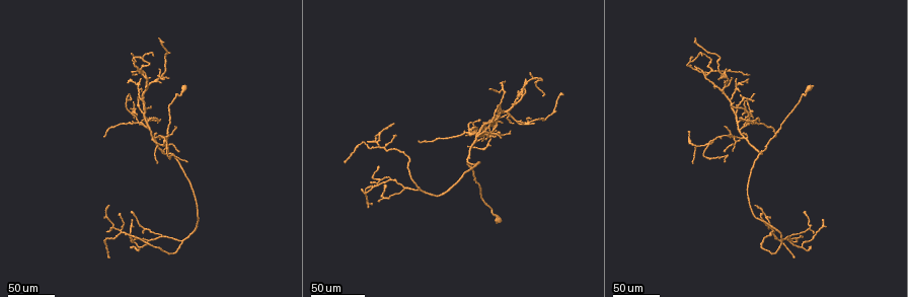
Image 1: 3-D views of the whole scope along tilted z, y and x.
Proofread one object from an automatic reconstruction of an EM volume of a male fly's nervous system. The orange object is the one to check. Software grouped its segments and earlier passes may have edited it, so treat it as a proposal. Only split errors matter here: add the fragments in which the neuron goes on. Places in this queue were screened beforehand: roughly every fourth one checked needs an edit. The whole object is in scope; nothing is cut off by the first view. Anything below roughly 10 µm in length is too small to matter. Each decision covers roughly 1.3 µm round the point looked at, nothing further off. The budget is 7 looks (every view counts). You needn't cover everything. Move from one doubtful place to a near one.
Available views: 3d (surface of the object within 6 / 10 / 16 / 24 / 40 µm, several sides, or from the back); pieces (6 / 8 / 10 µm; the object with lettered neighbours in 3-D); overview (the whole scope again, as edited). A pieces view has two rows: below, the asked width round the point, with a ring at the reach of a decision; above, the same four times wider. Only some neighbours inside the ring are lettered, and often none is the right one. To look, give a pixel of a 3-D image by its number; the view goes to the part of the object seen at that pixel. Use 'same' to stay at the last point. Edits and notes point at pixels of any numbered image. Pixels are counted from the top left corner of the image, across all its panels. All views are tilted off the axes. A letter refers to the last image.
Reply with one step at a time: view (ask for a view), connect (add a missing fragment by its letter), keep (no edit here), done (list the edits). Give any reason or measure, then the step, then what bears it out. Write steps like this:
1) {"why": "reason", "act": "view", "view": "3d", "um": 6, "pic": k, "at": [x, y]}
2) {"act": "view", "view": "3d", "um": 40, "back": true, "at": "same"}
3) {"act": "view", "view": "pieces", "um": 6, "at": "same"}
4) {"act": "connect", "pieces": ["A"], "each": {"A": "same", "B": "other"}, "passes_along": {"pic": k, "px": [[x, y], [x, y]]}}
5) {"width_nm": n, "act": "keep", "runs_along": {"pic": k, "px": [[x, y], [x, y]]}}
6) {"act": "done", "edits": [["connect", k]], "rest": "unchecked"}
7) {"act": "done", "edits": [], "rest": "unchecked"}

{"why": "an open end", "act": "view", "view": "3d", "um": 40, "pic": 1, "at": [142, 79]}

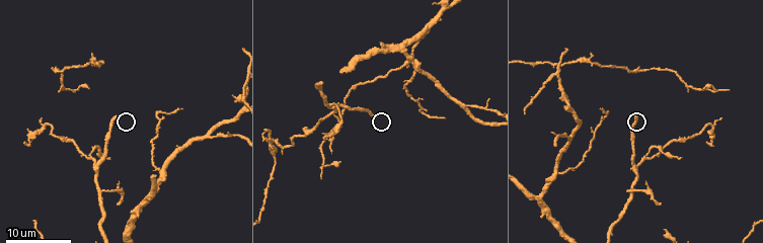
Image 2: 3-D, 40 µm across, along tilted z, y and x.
{"act": "view", "view": "pieces", "um": 6, "pic": 2, "at": [115, 117]}

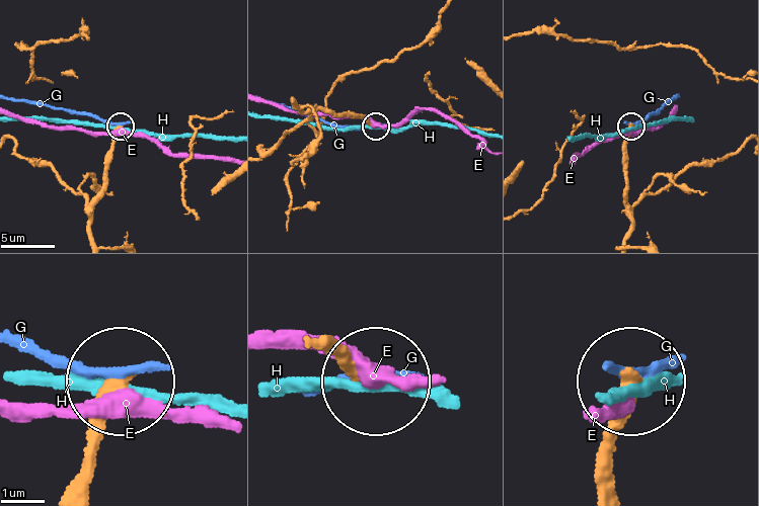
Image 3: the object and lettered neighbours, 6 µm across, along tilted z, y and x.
{"width_nm": 270, "act": "keep", "each": {"E": "other", "G": "other", "H": "other"}, "runs_along": {"pic": 3, "px": [[607, 490], [623, 385]]}, "found": "none of them fits"}

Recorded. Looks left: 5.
{"why": "free end", "act": "view", "view": "3d", "um": 24, "pic": 1, "at": [159, 80]}

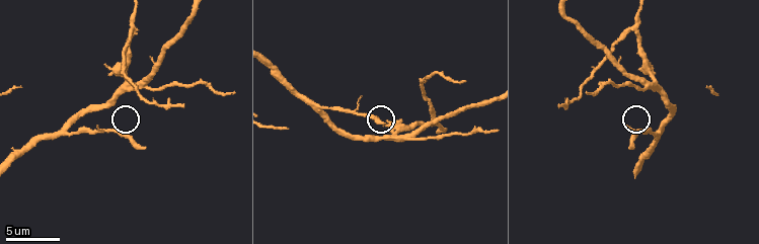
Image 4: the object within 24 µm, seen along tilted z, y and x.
{"act": "view", "view": "pieces", "um": 10, "pic": 4, "at": [381, 124]}

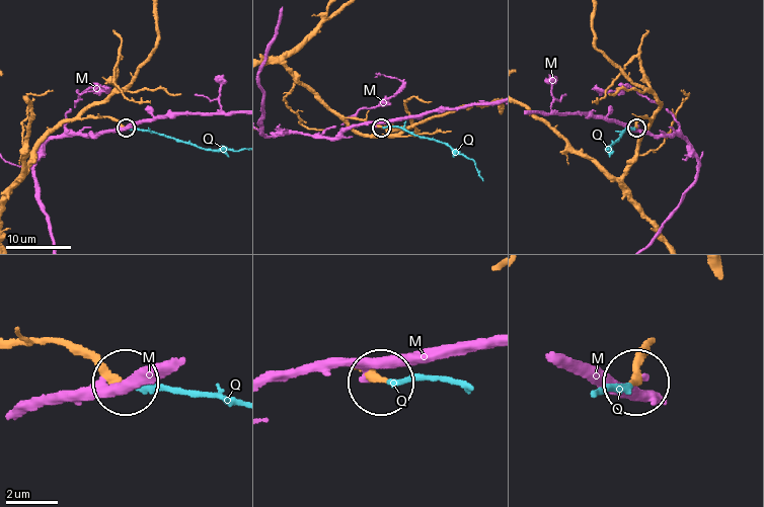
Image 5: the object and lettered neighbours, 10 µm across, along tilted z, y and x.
{"act": "connect", "pieces": ["Q"], "each": {"M": "other", "Q": "same"}, "found": "the neuron continues"}

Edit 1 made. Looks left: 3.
{"why": "redraw", "act": "view", "view": "overview"}

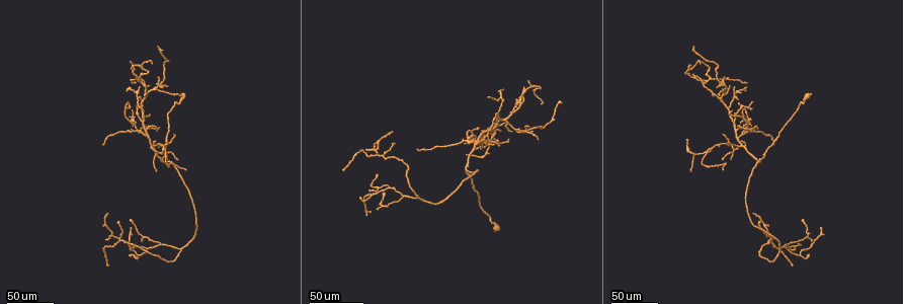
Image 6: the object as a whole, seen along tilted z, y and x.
{"why": "tapers out", "act": "view", "view": "3d", "um": 24, "pic": 6, "at": [769, 224]}

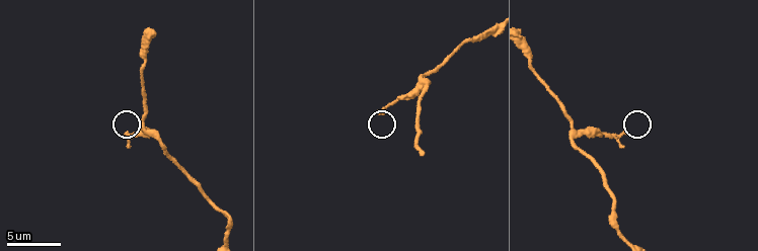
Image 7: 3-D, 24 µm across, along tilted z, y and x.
{"why": "what lies round it", "act": "view", "view": "pieces", "um": 8, "pic": 7, "at": [124, 133]}

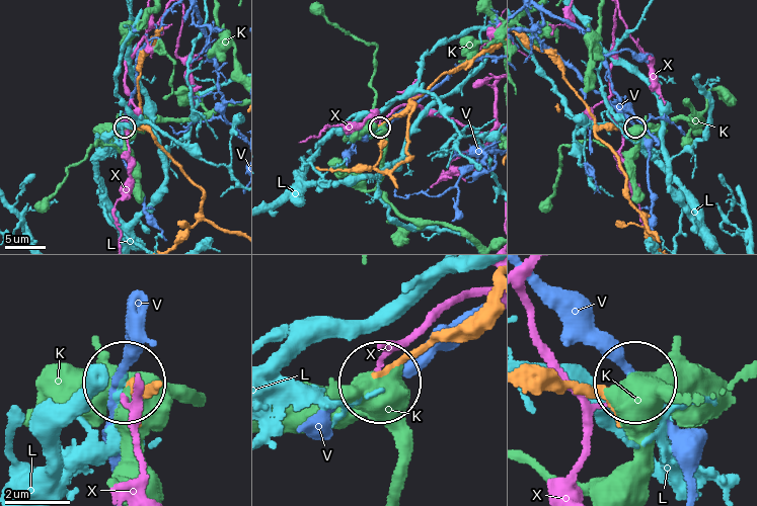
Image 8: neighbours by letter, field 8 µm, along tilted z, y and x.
{"act": "keep", "each": {"K": "other", "L": "other", "V": "other", "X": "other"}, "found": "none of them fits"}

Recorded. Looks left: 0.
{"act": "done", "edits": [["connect", 5]], "rest": "unchecked"}

